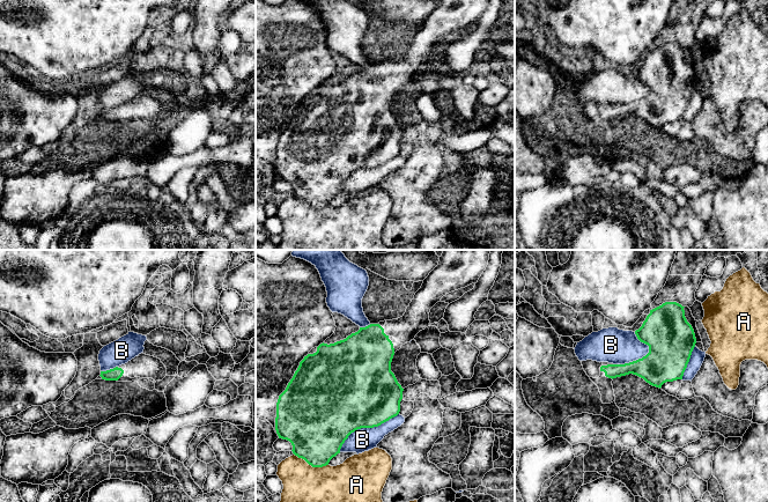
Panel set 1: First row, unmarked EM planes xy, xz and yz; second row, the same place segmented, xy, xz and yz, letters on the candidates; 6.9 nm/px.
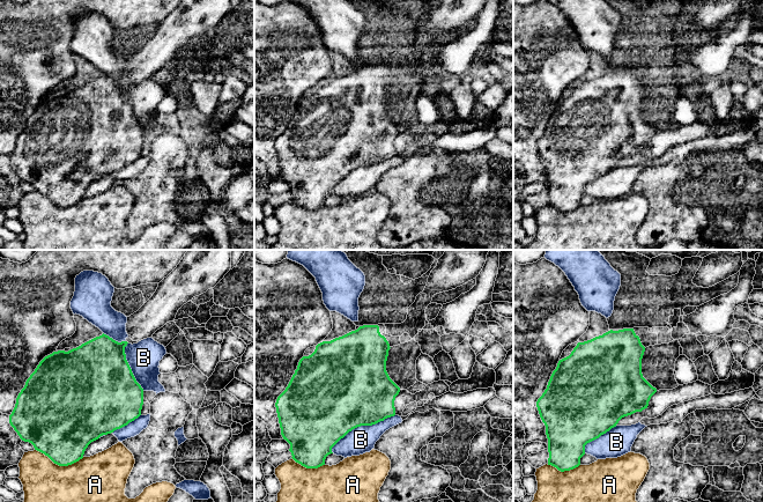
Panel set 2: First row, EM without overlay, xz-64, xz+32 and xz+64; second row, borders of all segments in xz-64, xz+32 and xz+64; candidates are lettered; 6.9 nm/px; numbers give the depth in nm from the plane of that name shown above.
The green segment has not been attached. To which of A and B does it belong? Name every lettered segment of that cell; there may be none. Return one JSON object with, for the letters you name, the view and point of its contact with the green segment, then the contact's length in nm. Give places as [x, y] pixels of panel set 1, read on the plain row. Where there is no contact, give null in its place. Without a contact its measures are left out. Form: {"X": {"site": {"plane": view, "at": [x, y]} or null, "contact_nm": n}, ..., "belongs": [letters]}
{"belongs": []}

